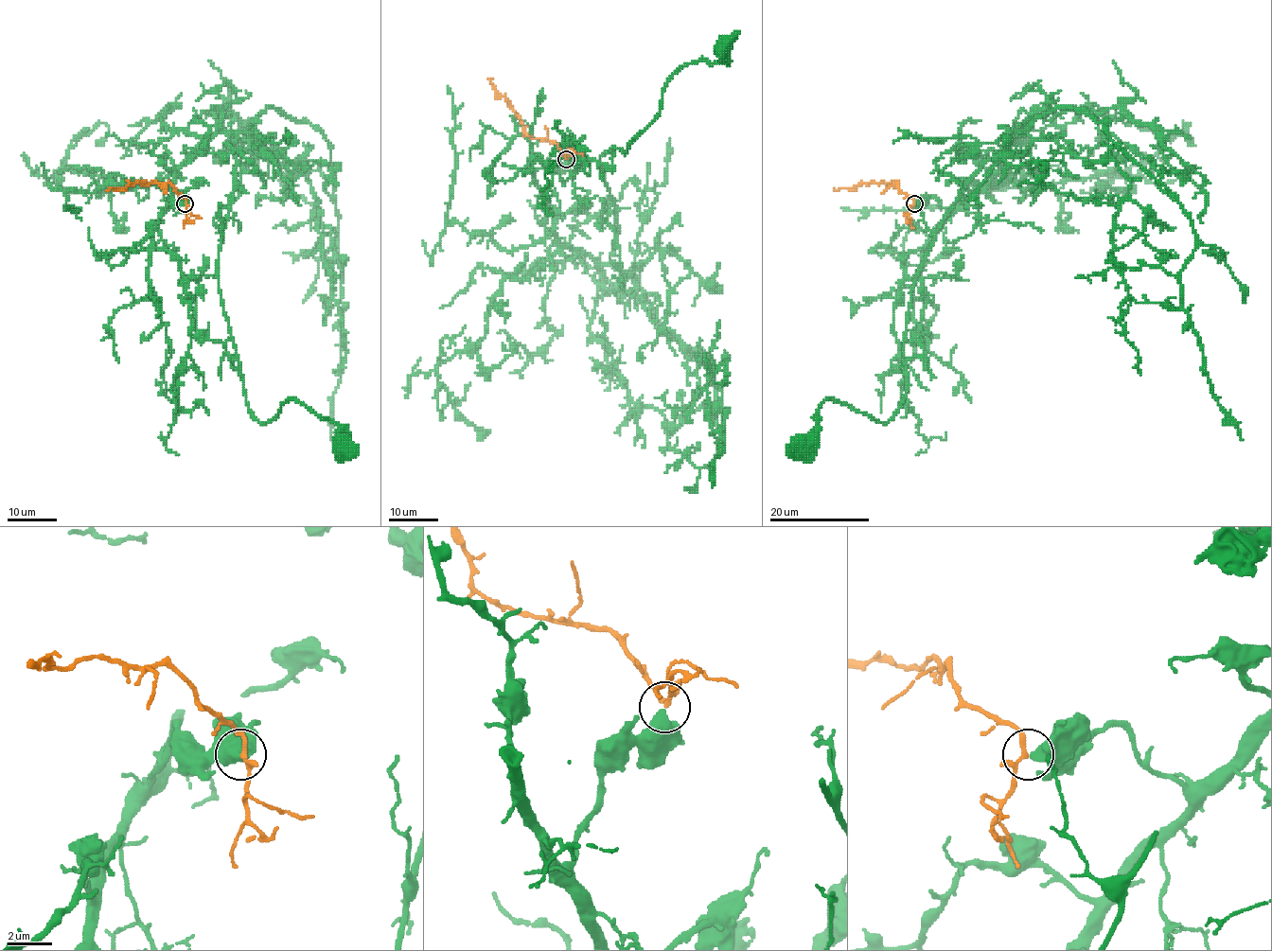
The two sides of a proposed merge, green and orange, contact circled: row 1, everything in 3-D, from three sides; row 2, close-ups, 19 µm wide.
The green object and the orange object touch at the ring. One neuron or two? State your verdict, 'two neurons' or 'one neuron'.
one neuron

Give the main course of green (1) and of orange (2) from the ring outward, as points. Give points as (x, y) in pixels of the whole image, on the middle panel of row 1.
1: (567, 160), (547, 187), (555, 235), (607, 263), (599, 159), (721, 45)
2: (567, 159), (551, 141), (532, 137), (524, 132), (521, 117), (494, 89), (489, 81), (492, 78)

